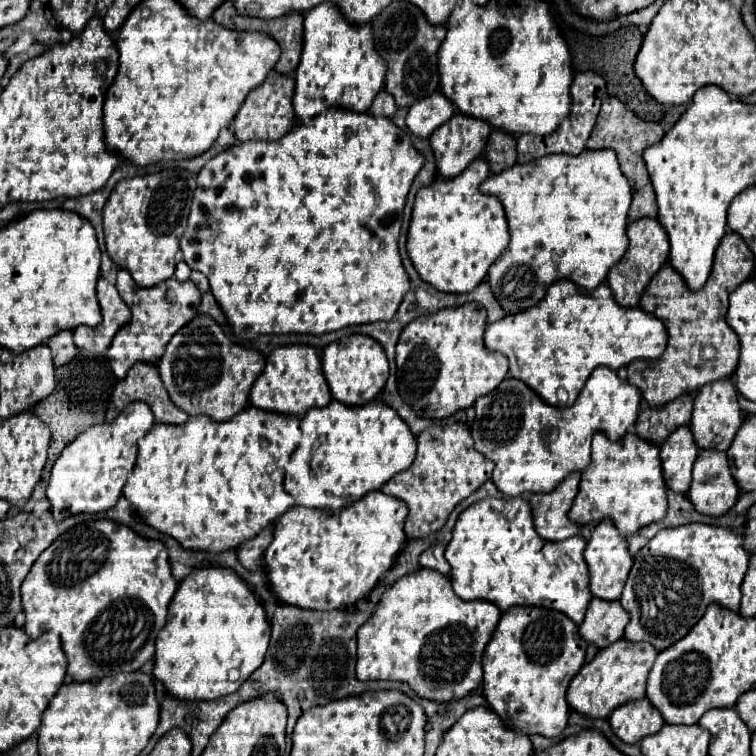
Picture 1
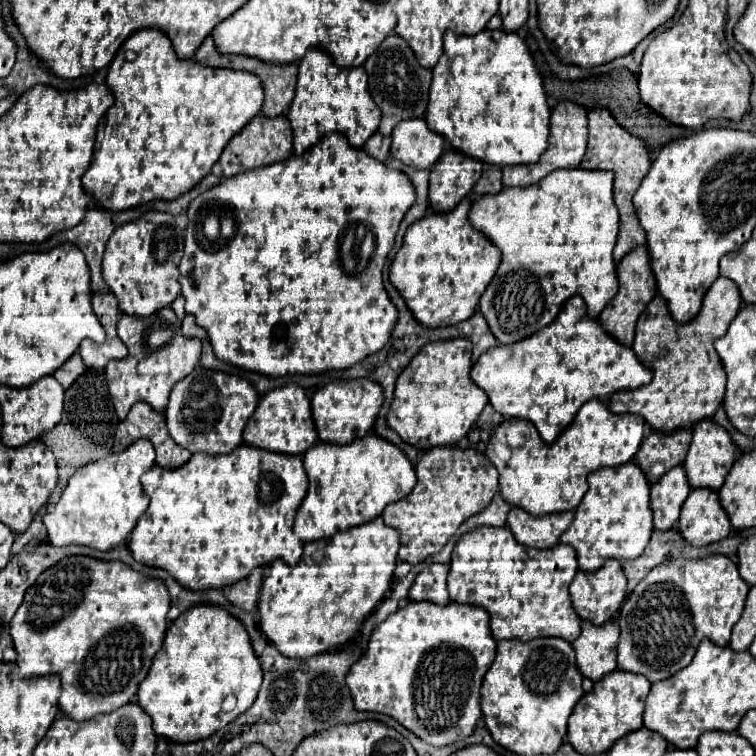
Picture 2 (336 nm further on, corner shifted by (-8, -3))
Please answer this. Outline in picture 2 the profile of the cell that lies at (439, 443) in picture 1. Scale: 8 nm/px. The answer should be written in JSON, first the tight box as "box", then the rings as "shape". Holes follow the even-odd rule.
{"box":[382,449,498,565],"shape":[[[428,449],[416,463],[416,477],[418,483],[412,493],[404,501],[390,503],[382,513],[384,523],[400,533],[398,559],[410,565],[416,565],[426,557],[438,553],[456,533],[456,529],[468,517],[480,513],[498,491],[496,467],[484,457],[484,453],[474,449]]]}

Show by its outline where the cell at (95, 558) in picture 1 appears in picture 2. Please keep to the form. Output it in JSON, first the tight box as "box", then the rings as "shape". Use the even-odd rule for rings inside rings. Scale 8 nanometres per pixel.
{"box":[10,557,170,721],"shape":[[[66,557],[38,577],[38,581],[26,591],[22,605],[18,607],[16,615],[10,621],[10,637],[14,641],[14,649],[16,649],[16,655],[18,655],[16,665],[20,667],[22,677],[26,677],[26,679],[42,677],[42,675],[58,675],[60,681],[62,681],[62,695],[58,699],[58,707],[70,719],[88,721],[98,713],[112,713],[112,711],[120,709],[122,705],[126,705],[134,699],[140,681],[148,675],[150,665],[152,665],[152,657],[156,655],[156,651],[160,649],[160,645],[164,641],[168,609],[170,609],[170,597],[168,597],[168,589],[164,589],[162,581],[148,579],[148,577],[140,575],[138,571],[130,569],[128,565],[124,565],[120,561],[98,561],[98,559],[90,559],[90,557]]]}

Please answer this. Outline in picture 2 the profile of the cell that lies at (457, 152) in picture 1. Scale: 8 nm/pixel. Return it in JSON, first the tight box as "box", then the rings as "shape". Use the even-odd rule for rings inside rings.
{"box":[428,149,482,213],"shape":[[[448,149],[434,165],[430,173],[428,203],[436,213],[454,209],[464,197],[472,193],[474,183],[480,179],[482,163],[462,153]]]}

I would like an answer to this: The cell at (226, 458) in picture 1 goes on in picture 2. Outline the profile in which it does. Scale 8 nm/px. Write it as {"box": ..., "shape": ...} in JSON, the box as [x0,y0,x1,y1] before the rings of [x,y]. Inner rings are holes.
{"box":[128,445,308,589],"shape":[[[240,445],[228,455],[194,453],[180,469],[160,469],[154,465],[142,475],[142,489],[150,497],[150,507],[132,529],[128,549],[134,561],[168,571],[186,589],[224,589],[248,577],[254,567],[284,561],[296,565],[302,557],[302,543],[294,537],[294,515],[308,491],[308,477],[300,457],[284,457],[264,449]]]}

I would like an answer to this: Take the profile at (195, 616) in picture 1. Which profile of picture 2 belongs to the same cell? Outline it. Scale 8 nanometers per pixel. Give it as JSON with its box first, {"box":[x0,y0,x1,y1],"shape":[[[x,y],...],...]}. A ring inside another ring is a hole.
{"box":[138,605,262,743],"shape":[[[196,605],[196,607],[188,609],[186,613],[182,613],[170,625],[164,645],[158,649],[156,657],[152,659],[148,677],[140,683],[138,705],[152,717],[152,727],[158,737],[164,737],[172,743],[188,743],[188,741],[208,739],[220,727],[232,723],[238,715],[248,711],[258,695],[260,685],[262,685],[260,661],[254,655],[250,637],[246,633],[246,629],[240,625],[240,621],[234,619],[222,607]],[[230,693],[236,695],[236,699],[238,699],[236,709],[230,713],[222,713],[220,705],[222,705],[224,697]]]}

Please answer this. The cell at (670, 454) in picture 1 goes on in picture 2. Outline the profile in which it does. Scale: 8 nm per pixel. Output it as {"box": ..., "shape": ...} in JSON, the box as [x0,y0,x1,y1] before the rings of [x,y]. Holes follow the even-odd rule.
{"box":[650,465,690,531],"shape":[[[678,465],[660,477],[660,481],[650,487],[650,509],[654,513],[654,529],[668,531],[674,529],[680,517],[680,507],[690,493],[684,469]]]}

